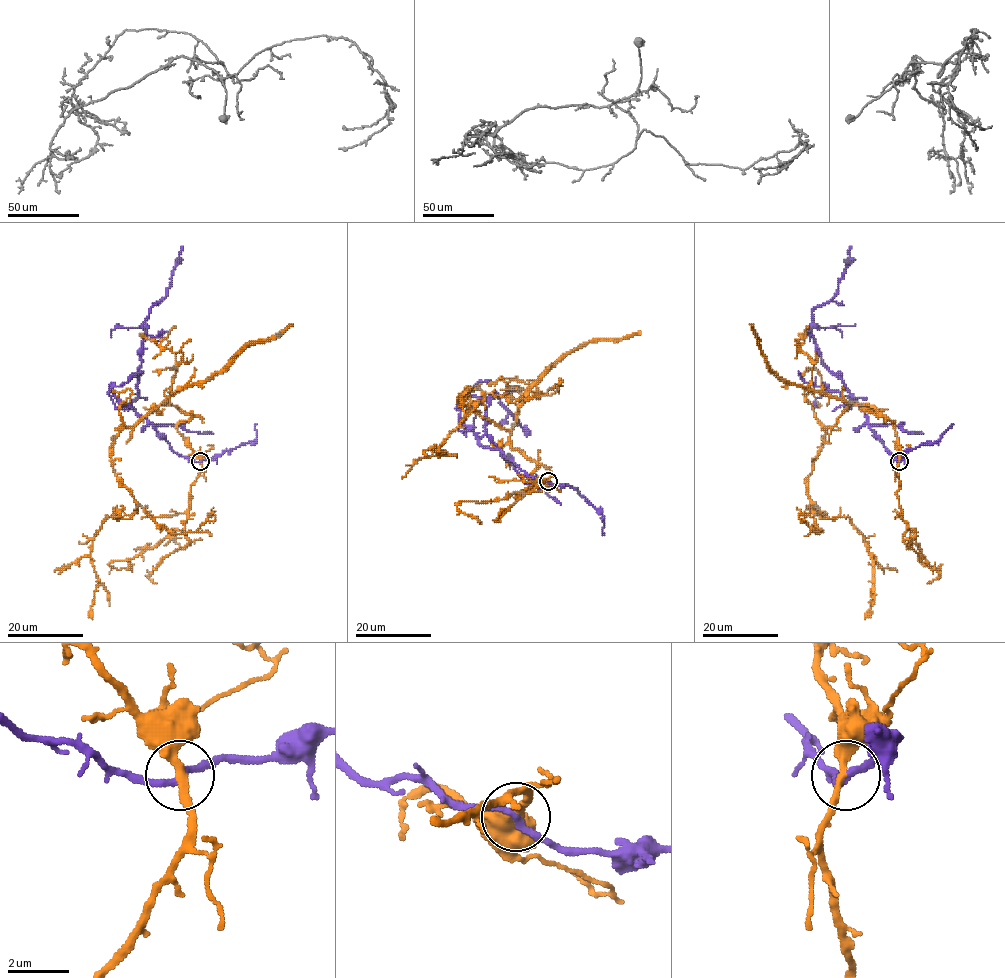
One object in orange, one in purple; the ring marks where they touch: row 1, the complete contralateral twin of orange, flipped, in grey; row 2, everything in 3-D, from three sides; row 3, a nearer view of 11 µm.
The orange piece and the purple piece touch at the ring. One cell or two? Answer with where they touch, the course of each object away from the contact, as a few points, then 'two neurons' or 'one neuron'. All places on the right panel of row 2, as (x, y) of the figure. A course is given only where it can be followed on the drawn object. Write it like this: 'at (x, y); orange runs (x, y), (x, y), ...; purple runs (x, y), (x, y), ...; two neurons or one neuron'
at (899, 461); orange runs (899, 461), (894, 424), (850, 404), (808, 478), (822, 518), (848, 517), (871, 555), (865, 618); purple runs (899, 461), (868, 425), (867, 415), (844, 382), (822, 362), (811, 333), (812, 311), (835, 295), (851, 247); one neuron

